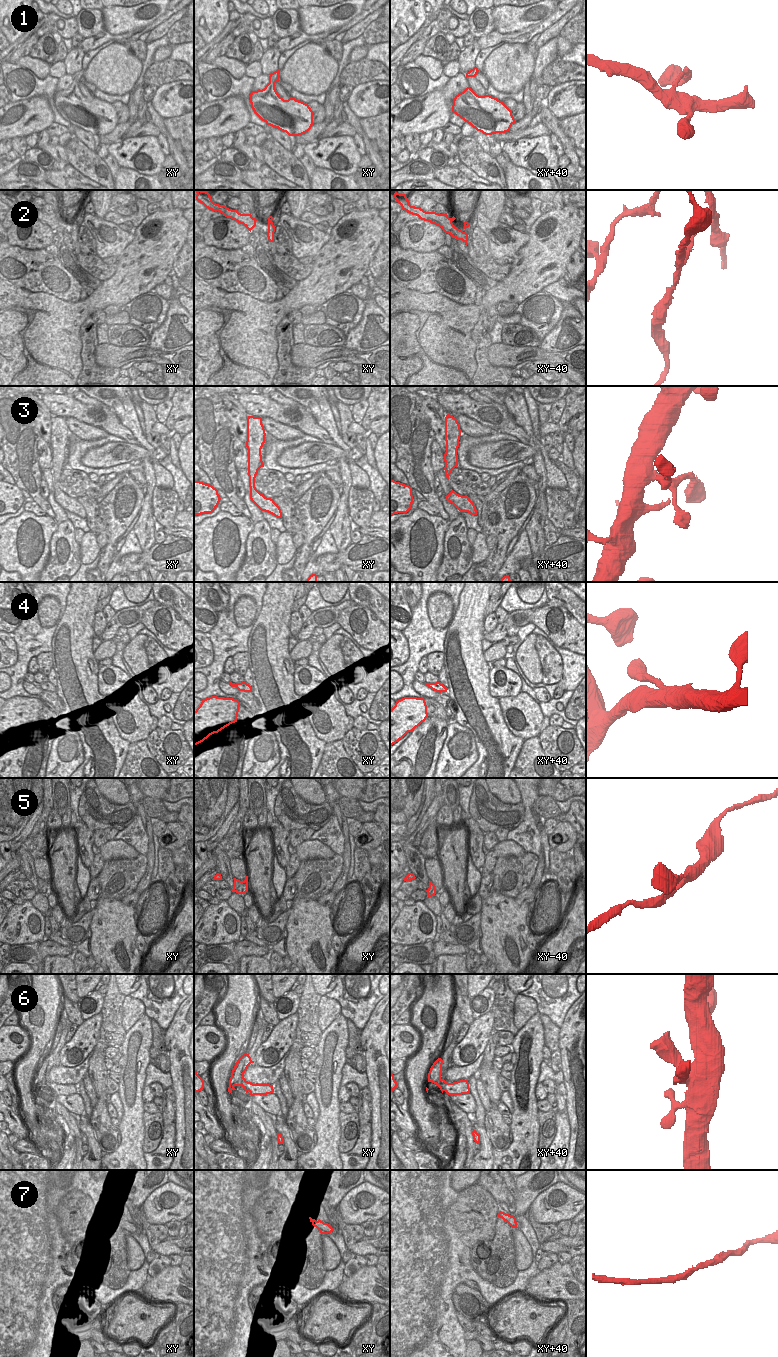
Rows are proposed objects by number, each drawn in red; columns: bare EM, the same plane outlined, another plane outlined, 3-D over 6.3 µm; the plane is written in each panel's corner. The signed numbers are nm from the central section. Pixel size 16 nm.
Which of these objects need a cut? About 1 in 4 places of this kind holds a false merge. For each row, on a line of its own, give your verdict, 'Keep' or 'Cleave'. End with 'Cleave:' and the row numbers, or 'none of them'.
1: Keep
2: Cleave
3: Cleave
4: Keep
5: Keep
6: Keep
7: Keep
Cleave: 2, 3.

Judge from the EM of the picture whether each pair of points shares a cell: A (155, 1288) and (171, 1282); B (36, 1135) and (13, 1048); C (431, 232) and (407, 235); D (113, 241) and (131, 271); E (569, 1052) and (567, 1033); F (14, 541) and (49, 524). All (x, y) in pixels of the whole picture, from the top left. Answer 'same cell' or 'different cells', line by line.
A: same cell
B: different cells
C: same cell
D: different cells
E: same cell
F: same cell

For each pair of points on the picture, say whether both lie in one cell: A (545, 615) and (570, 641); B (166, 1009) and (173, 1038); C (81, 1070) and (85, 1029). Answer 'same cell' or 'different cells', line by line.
A: same cell
B: different cells
C: different cells

